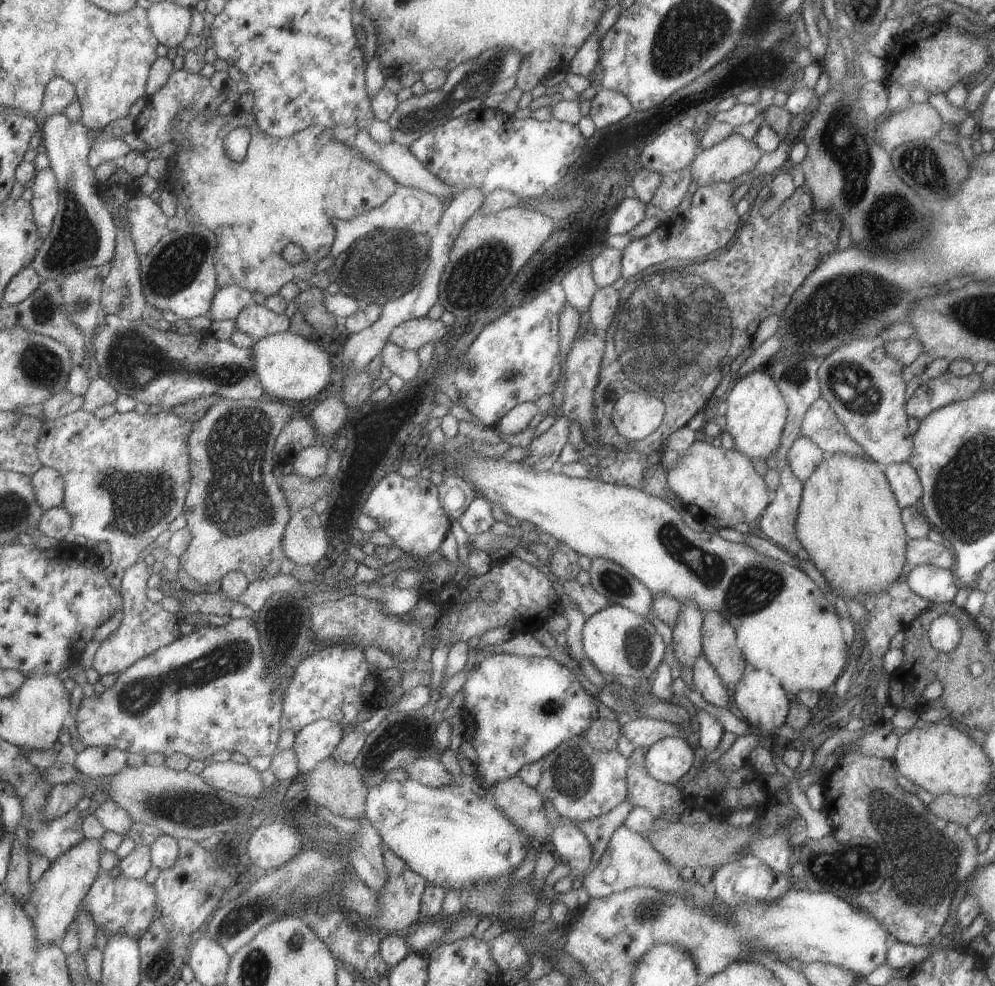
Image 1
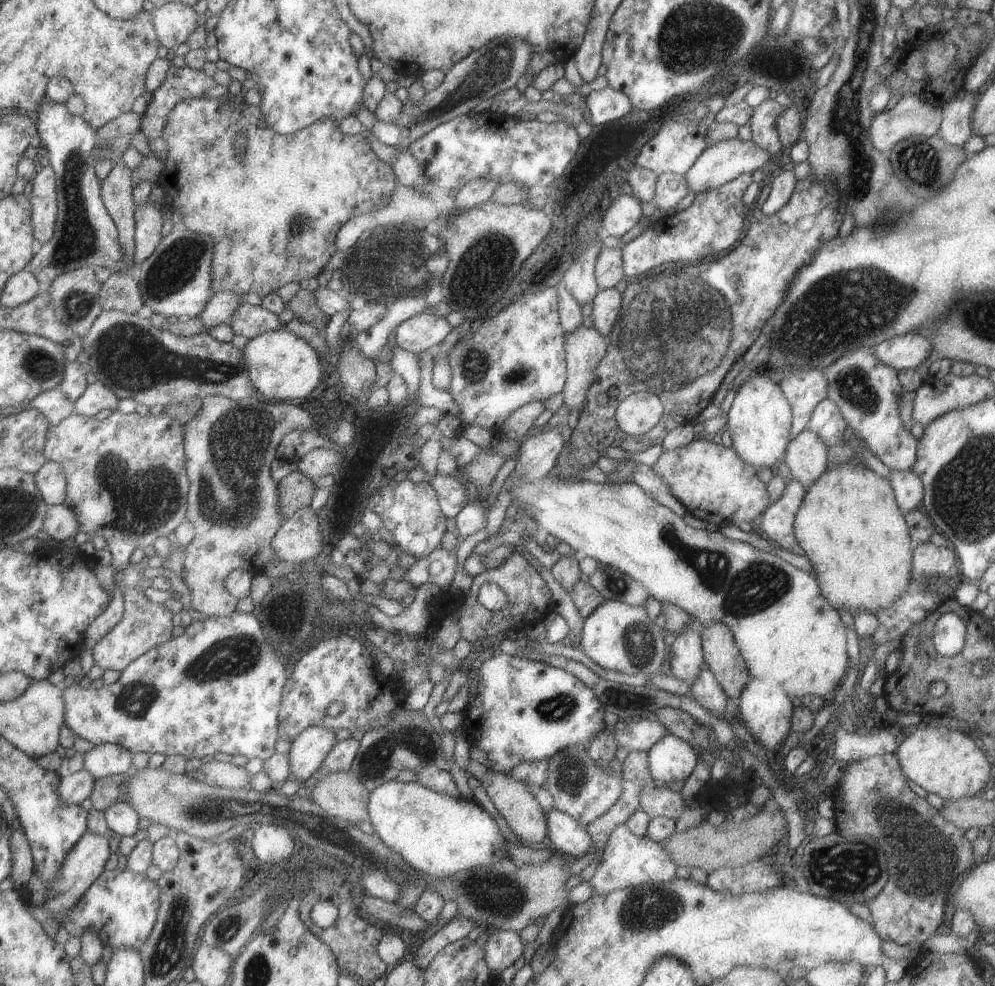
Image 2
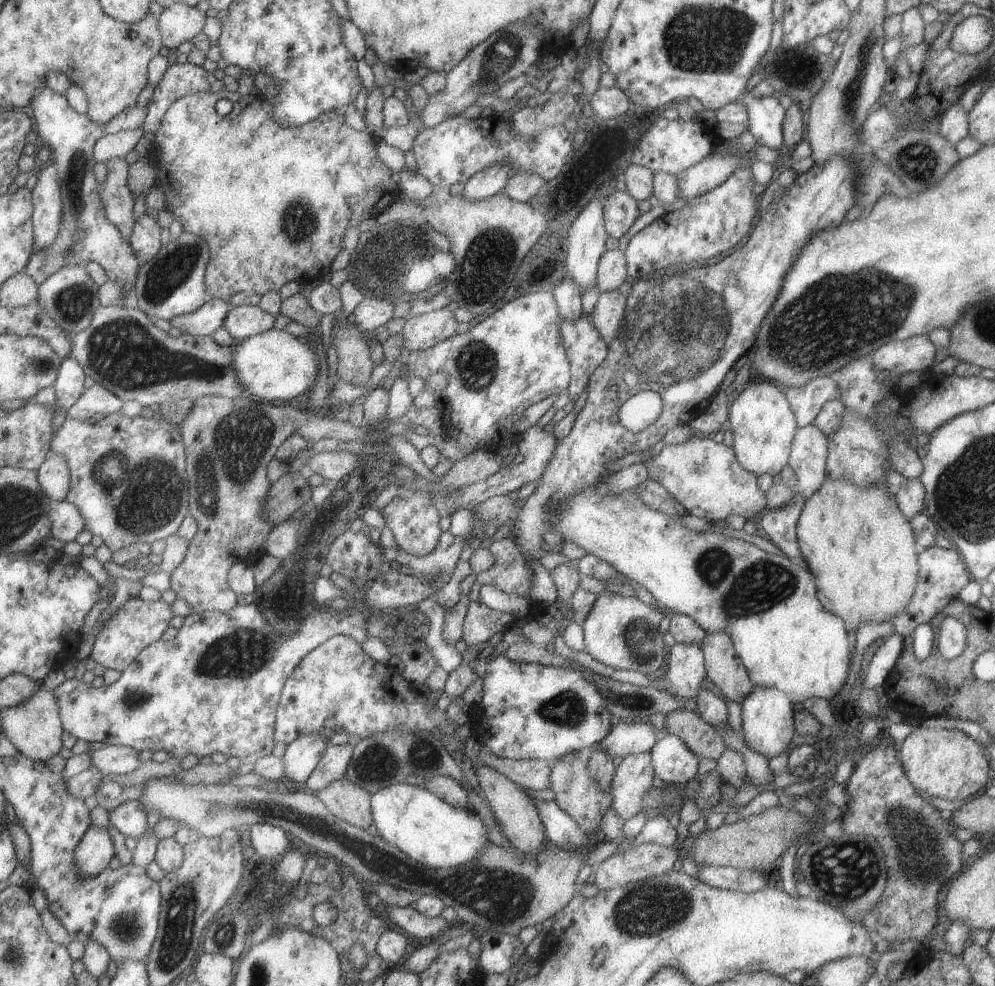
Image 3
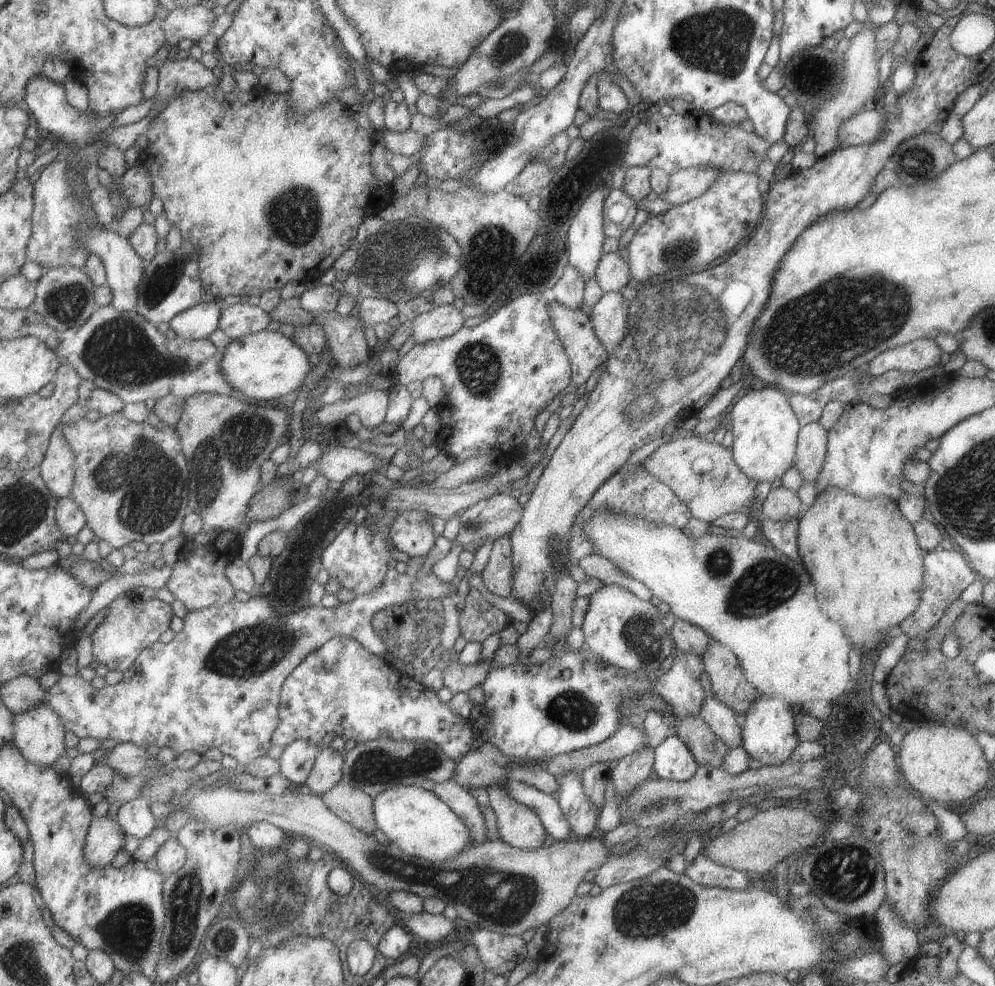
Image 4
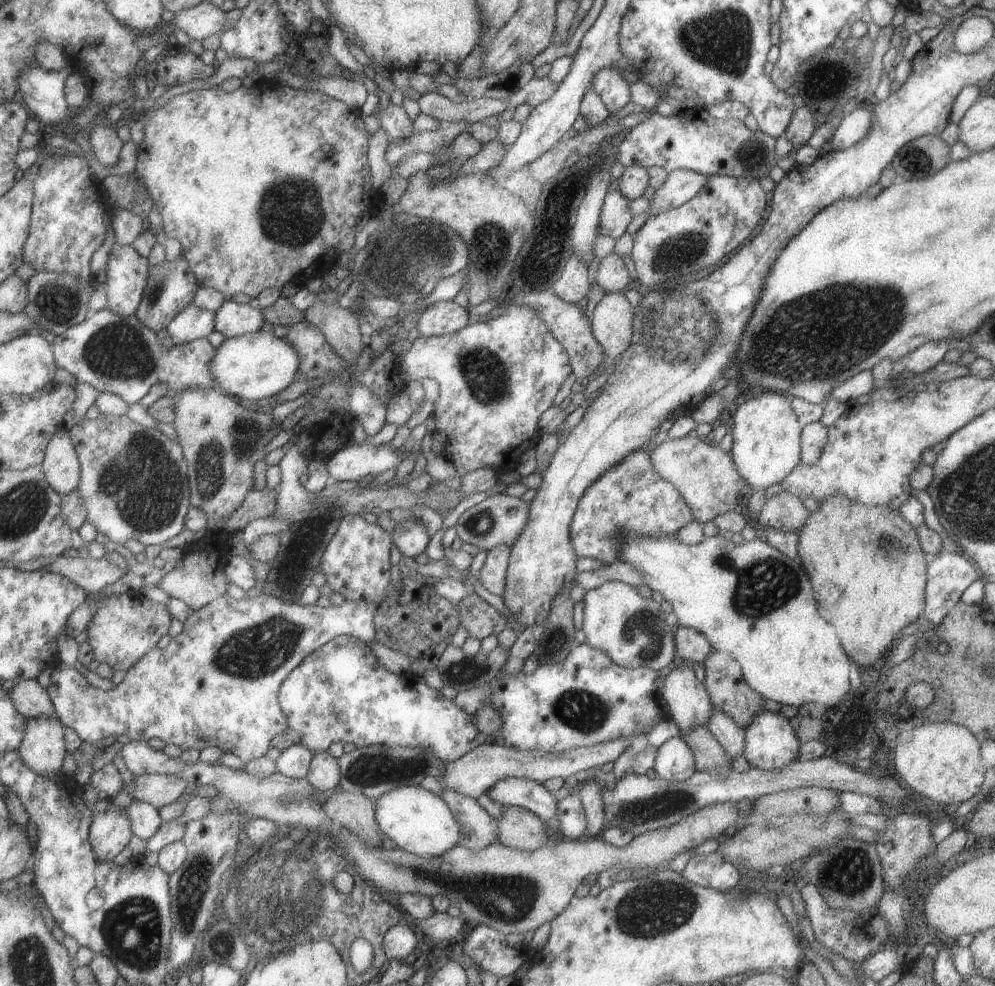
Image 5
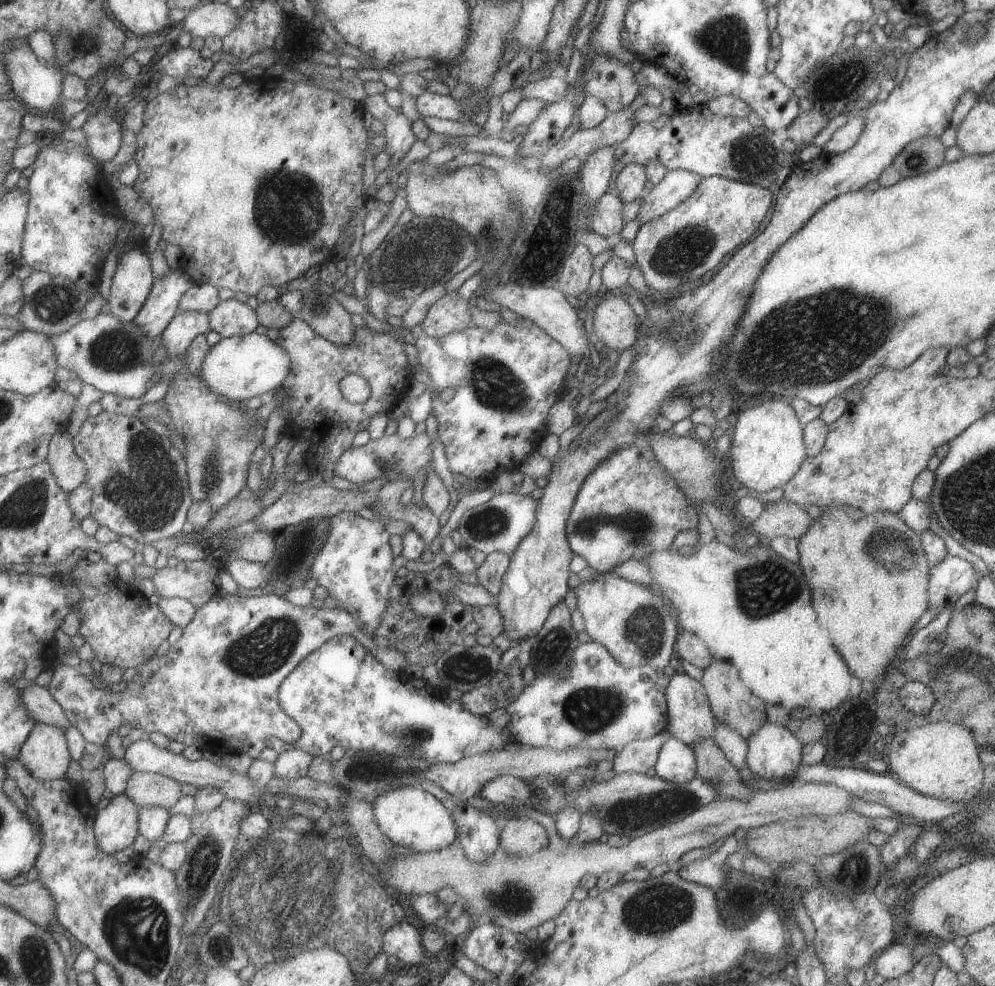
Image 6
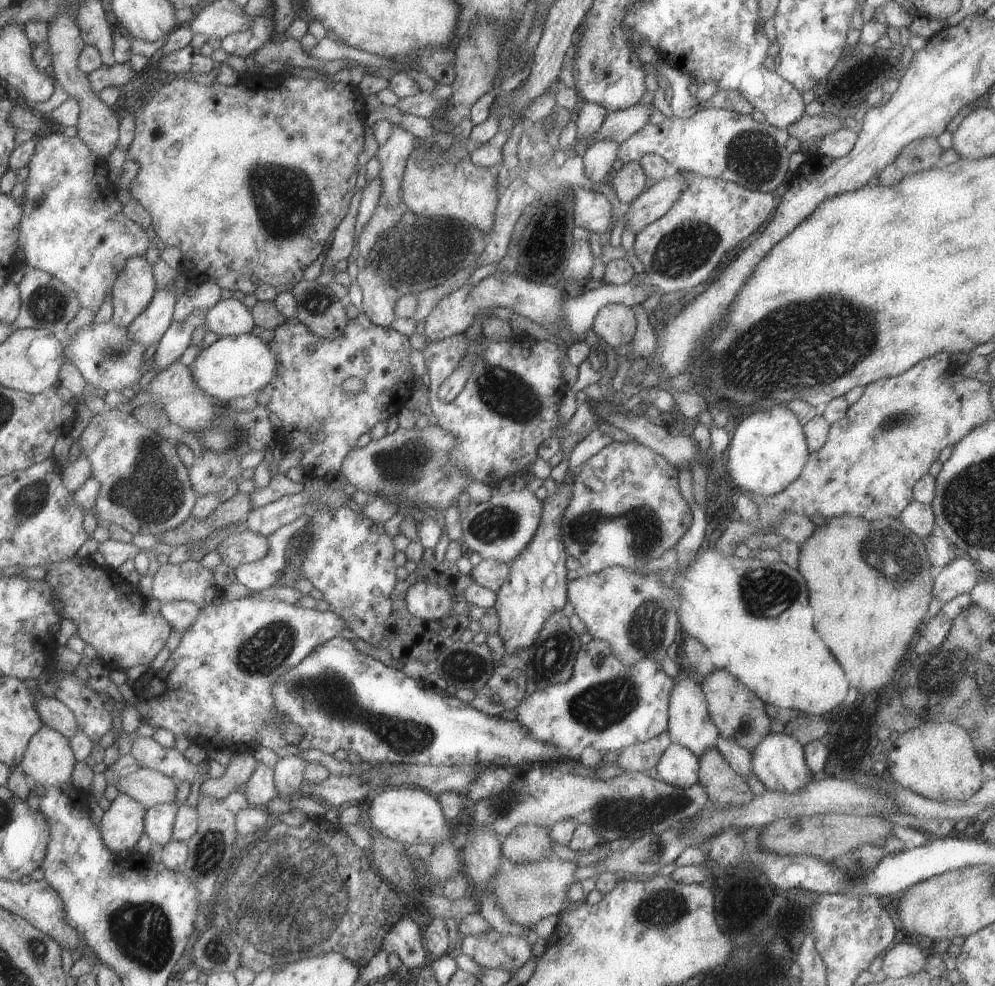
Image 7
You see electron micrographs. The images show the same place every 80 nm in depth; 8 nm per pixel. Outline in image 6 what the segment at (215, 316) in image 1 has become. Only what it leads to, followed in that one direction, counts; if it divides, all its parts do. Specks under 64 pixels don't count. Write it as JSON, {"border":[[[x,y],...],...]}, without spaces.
{"border":[[[197,311],[179,312],[162,334],[167,359],[179,358],[190,349],[191,341],[198,334],[207,333],[210,322],[208,314]]]}

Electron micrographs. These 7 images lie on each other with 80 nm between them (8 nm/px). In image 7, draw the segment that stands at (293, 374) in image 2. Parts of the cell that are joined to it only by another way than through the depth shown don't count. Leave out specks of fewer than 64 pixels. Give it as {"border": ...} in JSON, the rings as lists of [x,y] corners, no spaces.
{"border":[[[251,333],[219,337],[196,354],[190,365],[195,384],[213,401],[224,405],[231,398],[251,395],[265,386],[276,371],[276,358],[267,344]]]}

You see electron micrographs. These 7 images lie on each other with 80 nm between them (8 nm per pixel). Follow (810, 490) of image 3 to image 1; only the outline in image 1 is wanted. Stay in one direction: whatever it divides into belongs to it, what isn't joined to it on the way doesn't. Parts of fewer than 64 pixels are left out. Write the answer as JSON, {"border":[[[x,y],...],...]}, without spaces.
{"border":[[[799,434],[793,441],[793,444],[787,451],[787,462],[792,473],[801,481],[805,479],[816,469],[816,466],[822,461],[825,452],[823,452],[809,438]]]}

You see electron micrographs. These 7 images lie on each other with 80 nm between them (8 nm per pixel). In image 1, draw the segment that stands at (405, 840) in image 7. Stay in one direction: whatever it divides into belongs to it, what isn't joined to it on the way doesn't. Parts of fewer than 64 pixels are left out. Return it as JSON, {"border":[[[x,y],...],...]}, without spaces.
{"border":[[[406,779],[404,781],[381,781],[376,787],[368,788],[365,799],[364,817],[371,823],[371,826],[379,833],[382,840],[382,846],[389,849],[395,856],[400,857],[403,862],[411,869],[415,874],[422,876],[427,884],[433,884],[443,887],[445,890],[455,890],[459,892],[461,889],[470,889],[477,883],[481,885],[482,881],[490,881],[496,879],[502,874],[511,873],[514,869],[521,865],[525,853],[527,852],[523,847],[523,842],[519,840],[519,834],[522,834],[518,827],[516,827],[499,809],[496,809],[492,803],[491,798],[481,798],[474,794],[471,789],[464,786],[457,786],[451,784],[448,787],[428,787],[414,781],[413,779]]]}

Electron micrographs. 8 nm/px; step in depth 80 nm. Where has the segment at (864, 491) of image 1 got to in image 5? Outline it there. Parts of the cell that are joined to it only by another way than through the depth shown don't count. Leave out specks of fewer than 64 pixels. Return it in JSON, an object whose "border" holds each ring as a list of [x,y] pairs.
{"border":[[[831,495],[819,503],[819,508],[816,511],[808,513],[804,525],[797,533],[798,560],[808,576],[813,594],[815,594],[817,612],[823,620],[833,624],[834,629],[837,630],[837,638],[841,640],[842,649],[845,650],[850,662],[855,663],[859,669],[862,669],[865,666],[871,666],[879,658],[883,660],[885,654],[893,647],[897,638],[901,636],[902,628],[915,621],[924,609],[927,557],[922,551],[915,528],[899,514],[898,509],[890,509],[885,505],[863,506],[841,495]]]}

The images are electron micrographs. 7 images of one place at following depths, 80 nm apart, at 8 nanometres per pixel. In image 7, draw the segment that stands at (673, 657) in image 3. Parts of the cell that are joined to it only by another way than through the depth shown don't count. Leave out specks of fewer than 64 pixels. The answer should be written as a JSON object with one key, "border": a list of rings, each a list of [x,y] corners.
{"border":[[[684,677],[682,680],[675,678],[674,687],[669,695],[668,727],[666,731],[671,743],[687,748],[698,759],[707,749],[716,746],[719,734],[709,718],[703,691],[699,683],[693,678]]]}

